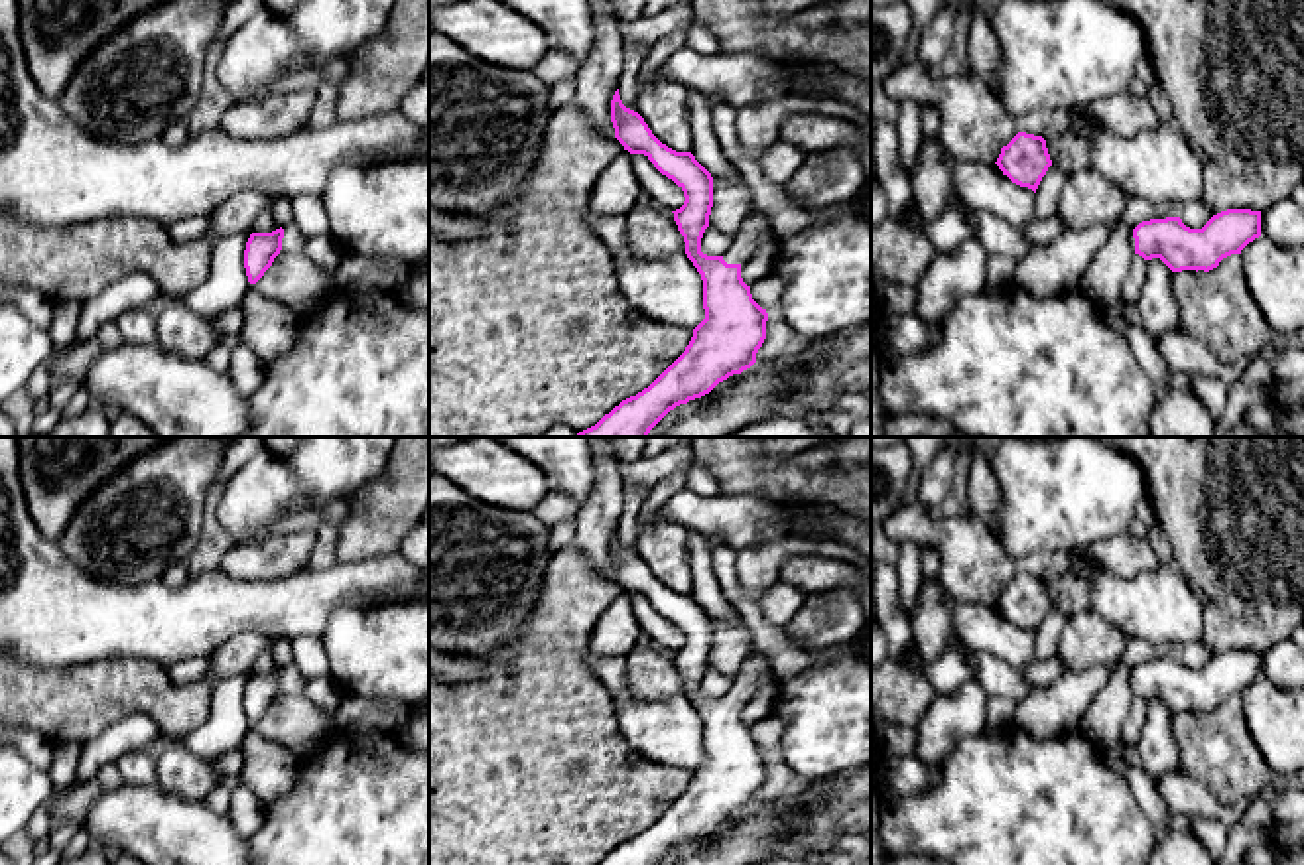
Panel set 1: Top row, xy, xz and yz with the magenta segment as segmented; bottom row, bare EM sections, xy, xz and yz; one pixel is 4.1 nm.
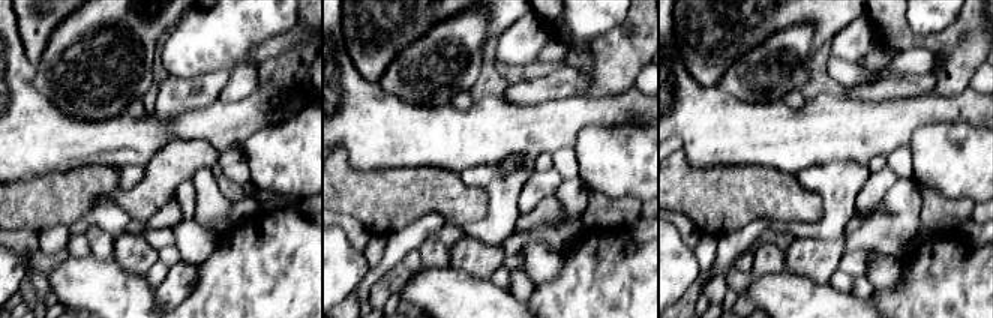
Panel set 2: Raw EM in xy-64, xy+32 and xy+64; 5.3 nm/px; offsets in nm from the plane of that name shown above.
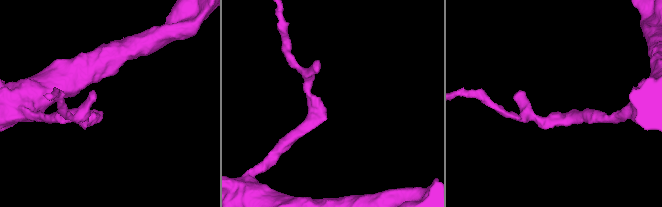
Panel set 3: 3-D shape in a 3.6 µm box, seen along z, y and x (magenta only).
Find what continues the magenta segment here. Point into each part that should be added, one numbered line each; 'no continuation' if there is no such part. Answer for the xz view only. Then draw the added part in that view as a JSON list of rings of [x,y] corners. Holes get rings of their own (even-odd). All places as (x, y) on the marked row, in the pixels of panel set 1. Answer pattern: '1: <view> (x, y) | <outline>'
1: xz (757, 225) | [[[754,209],[743,221],[739,233],[733,236],[731,248],[723,254],[727,264],[745,264],[756,250],[758,242],[772,234],[772,221],[762,209]]]

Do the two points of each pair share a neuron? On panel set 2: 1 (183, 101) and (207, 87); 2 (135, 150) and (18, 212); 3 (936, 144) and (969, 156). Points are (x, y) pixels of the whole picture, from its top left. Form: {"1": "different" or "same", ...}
{"1": "same", "2": "different", "3": "same"}

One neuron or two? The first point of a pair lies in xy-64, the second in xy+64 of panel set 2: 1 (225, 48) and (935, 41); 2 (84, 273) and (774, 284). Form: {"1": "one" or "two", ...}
{"1": "two", "2": "one"}

